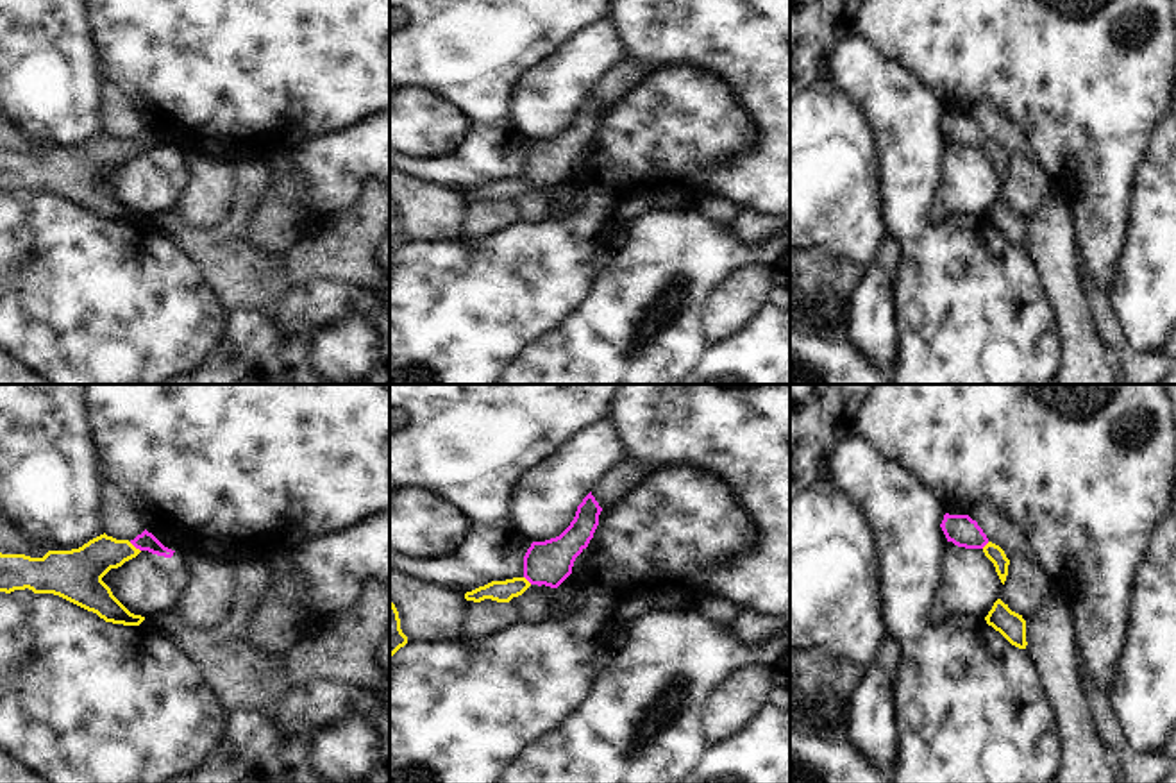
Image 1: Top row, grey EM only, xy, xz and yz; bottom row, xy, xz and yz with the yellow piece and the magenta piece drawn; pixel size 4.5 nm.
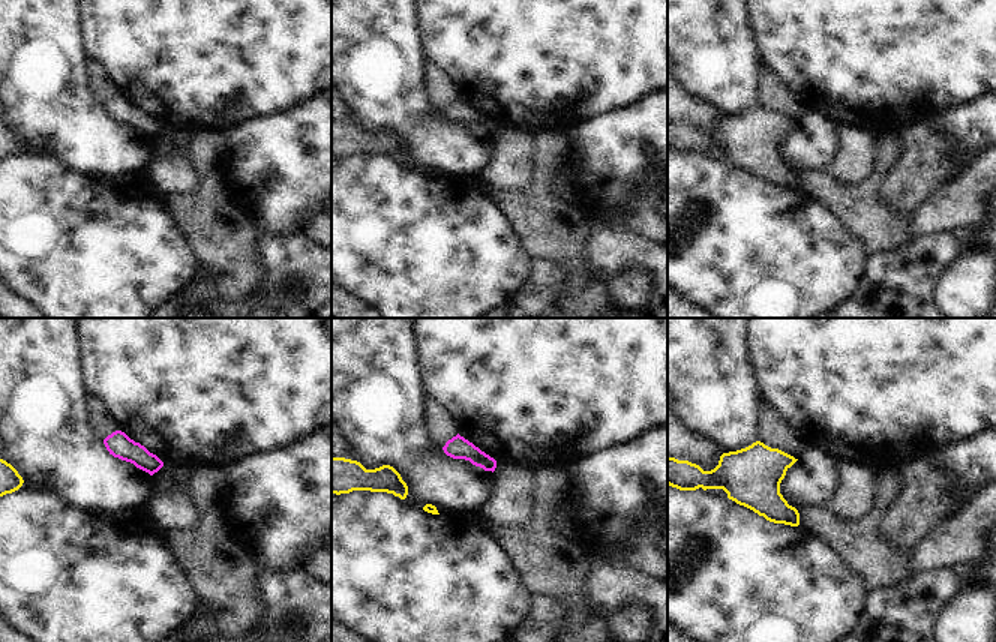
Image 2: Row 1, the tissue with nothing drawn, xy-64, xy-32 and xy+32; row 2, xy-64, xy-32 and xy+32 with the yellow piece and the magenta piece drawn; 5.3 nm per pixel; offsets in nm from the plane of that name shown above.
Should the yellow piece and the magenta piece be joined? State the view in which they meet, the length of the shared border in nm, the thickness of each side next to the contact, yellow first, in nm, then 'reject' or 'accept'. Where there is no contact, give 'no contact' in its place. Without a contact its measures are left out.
xy | 70 nm | 190/80 nm | accept

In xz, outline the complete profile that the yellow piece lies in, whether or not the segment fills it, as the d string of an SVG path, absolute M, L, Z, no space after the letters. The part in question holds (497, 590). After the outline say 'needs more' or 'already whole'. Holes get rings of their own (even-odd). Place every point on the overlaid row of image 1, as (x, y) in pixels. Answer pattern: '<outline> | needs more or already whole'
M592 492L577 506L570 526L556 538L533 542L524 556L524 576L506 581L491 581L465 594L466 601L491 599L509 602L531 585L558 588L570 574L575 558L588 547L599 526L602 508Z | needs more

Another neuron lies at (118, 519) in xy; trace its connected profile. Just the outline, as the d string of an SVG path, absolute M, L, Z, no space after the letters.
M104 481L98 495L98 522L107 536L134 540L145 531L143 520L130 501L113 483Z

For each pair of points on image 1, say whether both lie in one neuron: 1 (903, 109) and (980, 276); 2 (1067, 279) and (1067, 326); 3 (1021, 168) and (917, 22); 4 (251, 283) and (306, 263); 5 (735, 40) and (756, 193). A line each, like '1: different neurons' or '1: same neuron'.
1: same neuron
2: same neuron
3: different neurons
4: different neurons
5: same neuron

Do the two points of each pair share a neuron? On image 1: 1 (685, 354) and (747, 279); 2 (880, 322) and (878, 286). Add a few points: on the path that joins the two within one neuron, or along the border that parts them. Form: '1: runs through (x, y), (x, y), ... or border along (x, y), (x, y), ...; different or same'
1: border along (714, 290), (701, 310), (701, 328), (706, 344); different
2: runs through (878, 313), (878, 295); same

